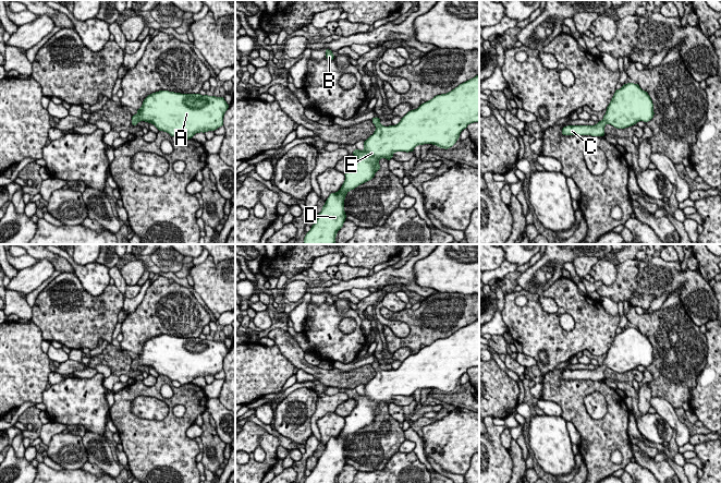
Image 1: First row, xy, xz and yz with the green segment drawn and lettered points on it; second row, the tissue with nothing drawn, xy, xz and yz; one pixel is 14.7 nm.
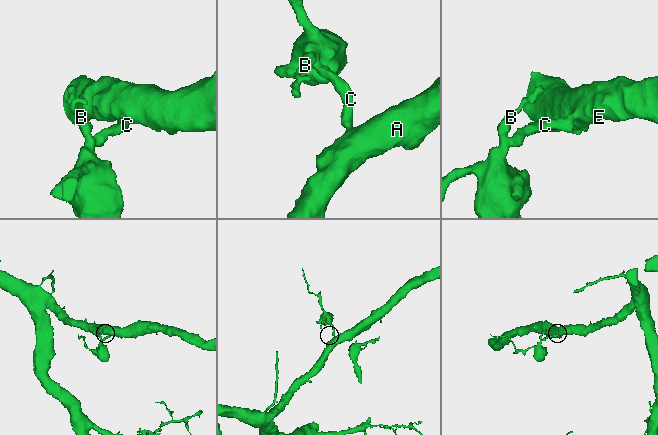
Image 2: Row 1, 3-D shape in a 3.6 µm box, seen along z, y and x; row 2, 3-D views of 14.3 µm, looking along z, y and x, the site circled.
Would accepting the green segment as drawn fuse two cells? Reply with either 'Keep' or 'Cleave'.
Keep

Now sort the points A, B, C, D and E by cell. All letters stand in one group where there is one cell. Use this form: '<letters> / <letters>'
A B C D E

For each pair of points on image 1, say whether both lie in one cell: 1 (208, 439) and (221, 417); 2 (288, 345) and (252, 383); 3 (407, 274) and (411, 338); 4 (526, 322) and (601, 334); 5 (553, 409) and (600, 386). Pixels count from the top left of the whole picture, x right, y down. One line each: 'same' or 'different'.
1: different
2: different
3: different
4: same
5: different

